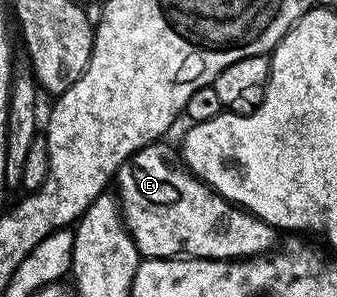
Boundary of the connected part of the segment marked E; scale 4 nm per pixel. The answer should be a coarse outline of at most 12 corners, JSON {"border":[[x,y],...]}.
{"border":[[148,145],[115,178],[142,258],[236,261],[278,230]]}

